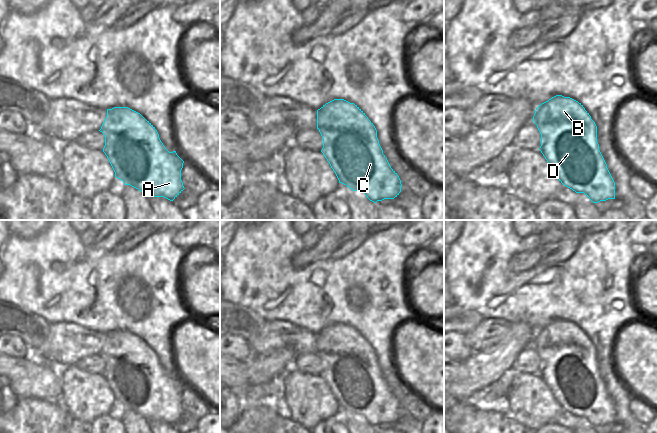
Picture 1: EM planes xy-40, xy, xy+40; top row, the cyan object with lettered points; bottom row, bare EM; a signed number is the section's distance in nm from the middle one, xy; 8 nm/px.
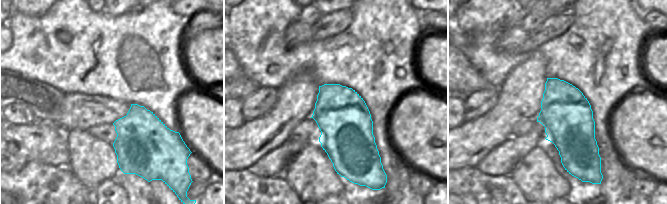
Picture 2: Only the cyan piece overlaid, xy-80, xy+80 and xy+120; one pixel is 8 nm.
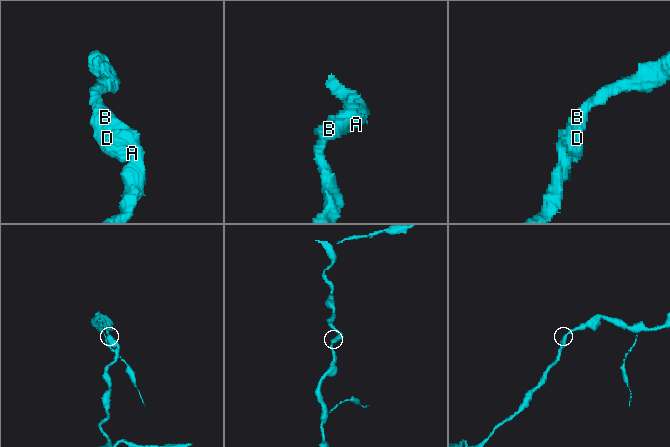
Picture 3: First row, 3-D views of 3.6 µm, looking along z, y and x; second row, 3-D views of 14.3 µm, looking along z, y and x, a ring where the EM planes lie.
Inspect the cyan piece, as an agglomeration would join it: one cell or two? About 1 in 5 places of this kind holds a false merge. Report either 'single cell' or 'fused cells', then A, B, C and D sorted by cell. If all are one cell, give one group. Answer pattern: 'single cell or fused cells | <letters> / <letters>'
single cell | A B C D

